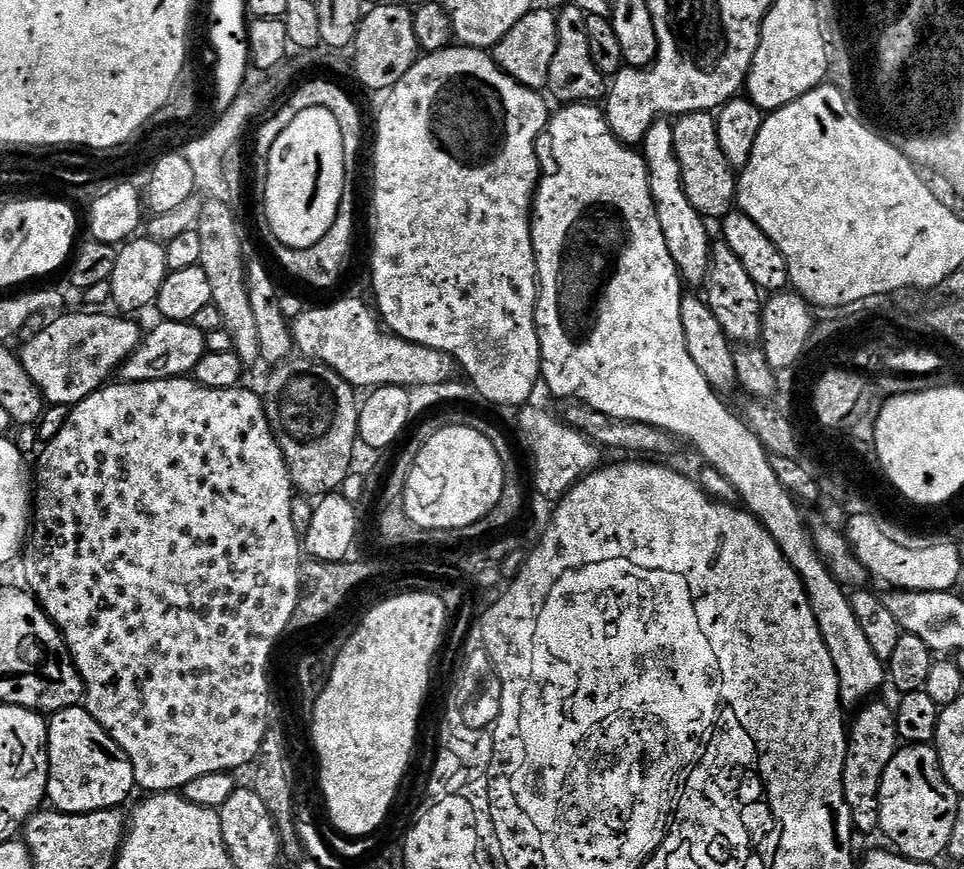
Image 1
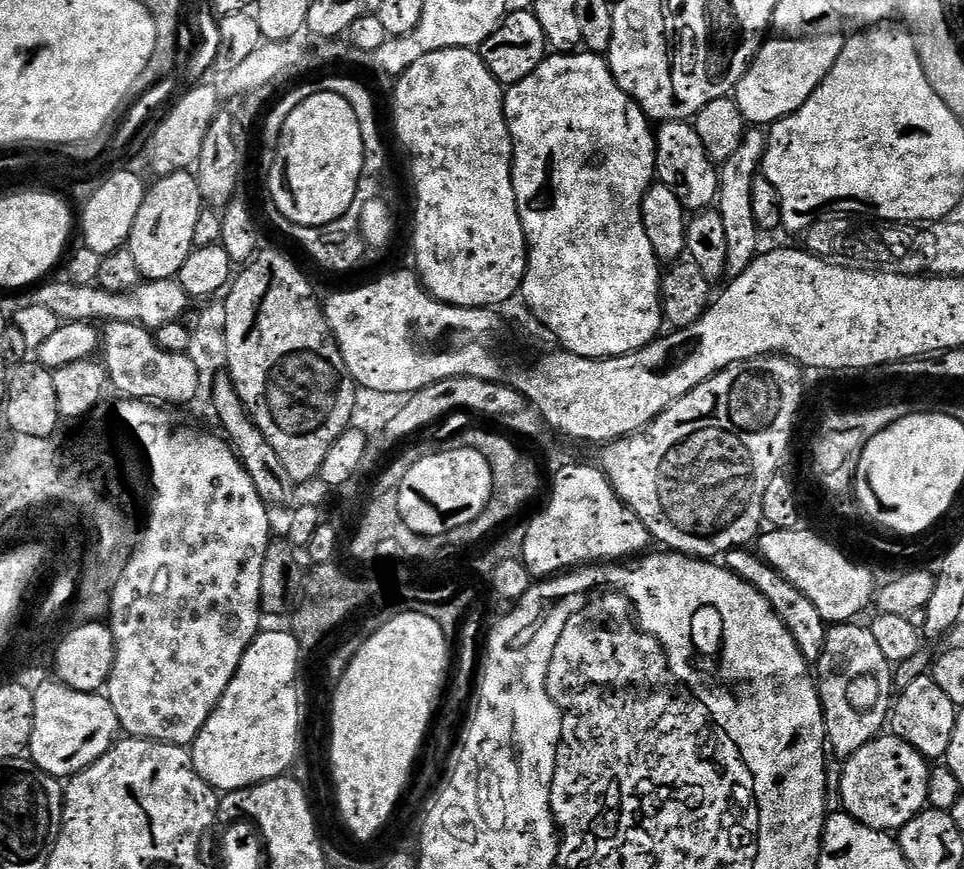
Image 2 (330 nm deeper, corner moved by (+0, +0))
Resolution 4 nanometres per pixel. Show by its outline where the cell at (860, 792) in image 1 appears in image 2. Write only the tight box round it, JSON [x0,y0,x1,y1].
[816,621,894,760]

